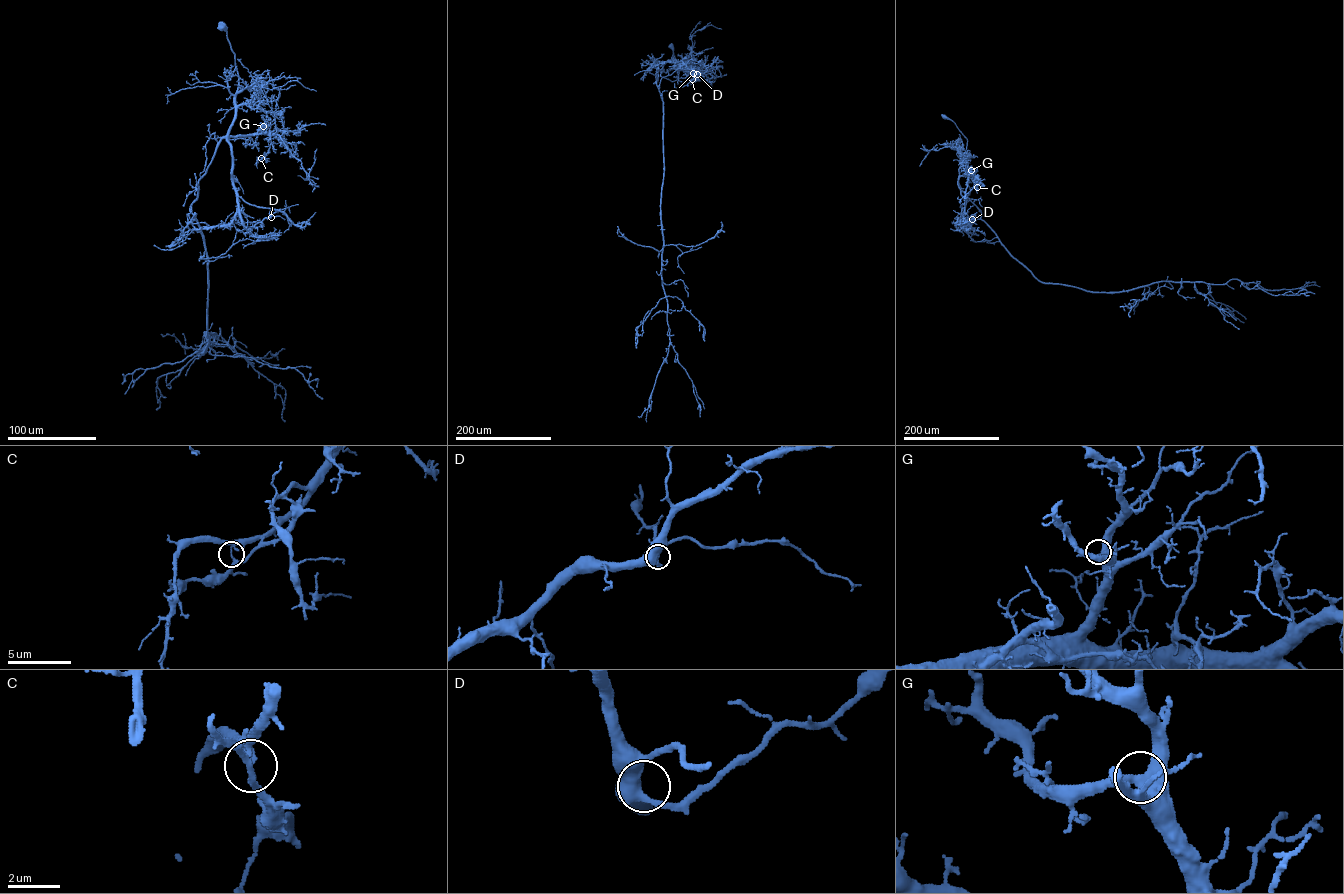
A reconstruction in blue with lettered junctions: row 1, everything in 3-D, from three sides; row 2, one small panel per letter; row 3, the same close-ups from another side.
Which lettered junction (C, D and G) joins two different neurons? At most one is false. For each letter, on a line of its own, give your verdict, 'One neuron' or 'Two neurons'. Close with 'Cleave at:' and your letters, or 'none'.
C: Two neurons
D: One neuron
G: One neuron
Cleave at: C

